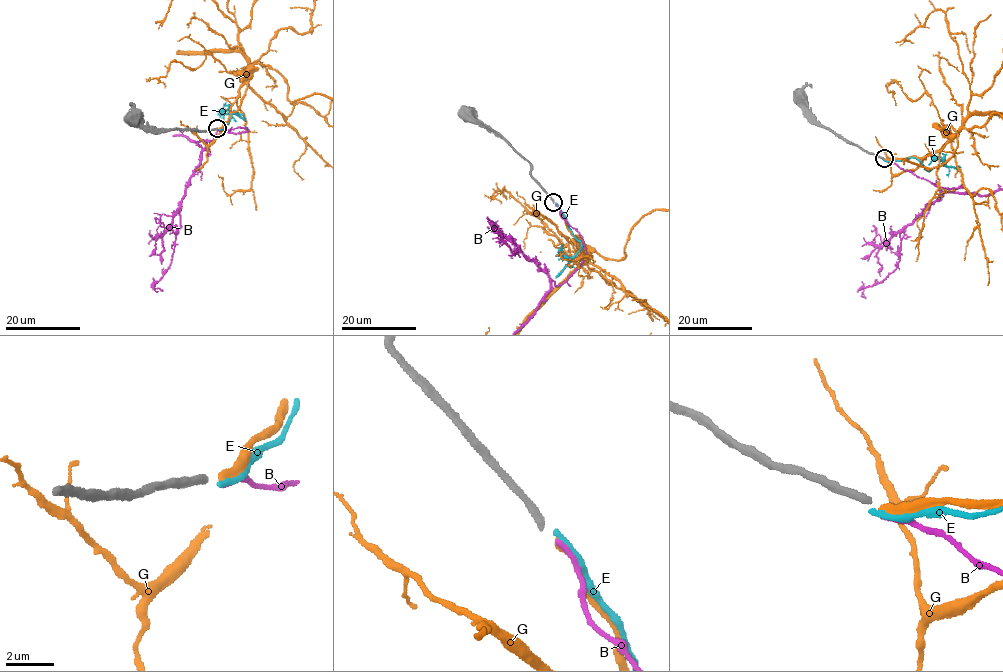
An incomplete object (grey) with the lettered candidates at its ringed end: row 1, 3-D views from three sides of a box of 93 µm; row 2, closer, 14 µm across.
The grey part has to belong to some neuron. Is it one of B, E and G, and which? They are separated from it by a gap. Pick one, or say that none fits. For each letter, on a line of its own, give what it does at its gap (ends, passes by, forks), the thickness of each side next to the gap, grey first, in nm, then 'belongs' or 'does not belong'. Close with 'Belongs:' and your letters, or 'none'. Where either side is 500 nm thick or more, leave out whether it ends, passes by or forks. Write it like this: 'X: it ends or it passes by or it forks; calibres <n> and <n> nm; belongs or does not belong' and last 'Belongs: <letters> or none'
B: it ends; calibres 320 and 240 nm; does not belong
E: it ends; calibres 320 and 240 nm; does not belong
G: it ends; calibres 320 and 320 nm; belongs
Belongs: G

